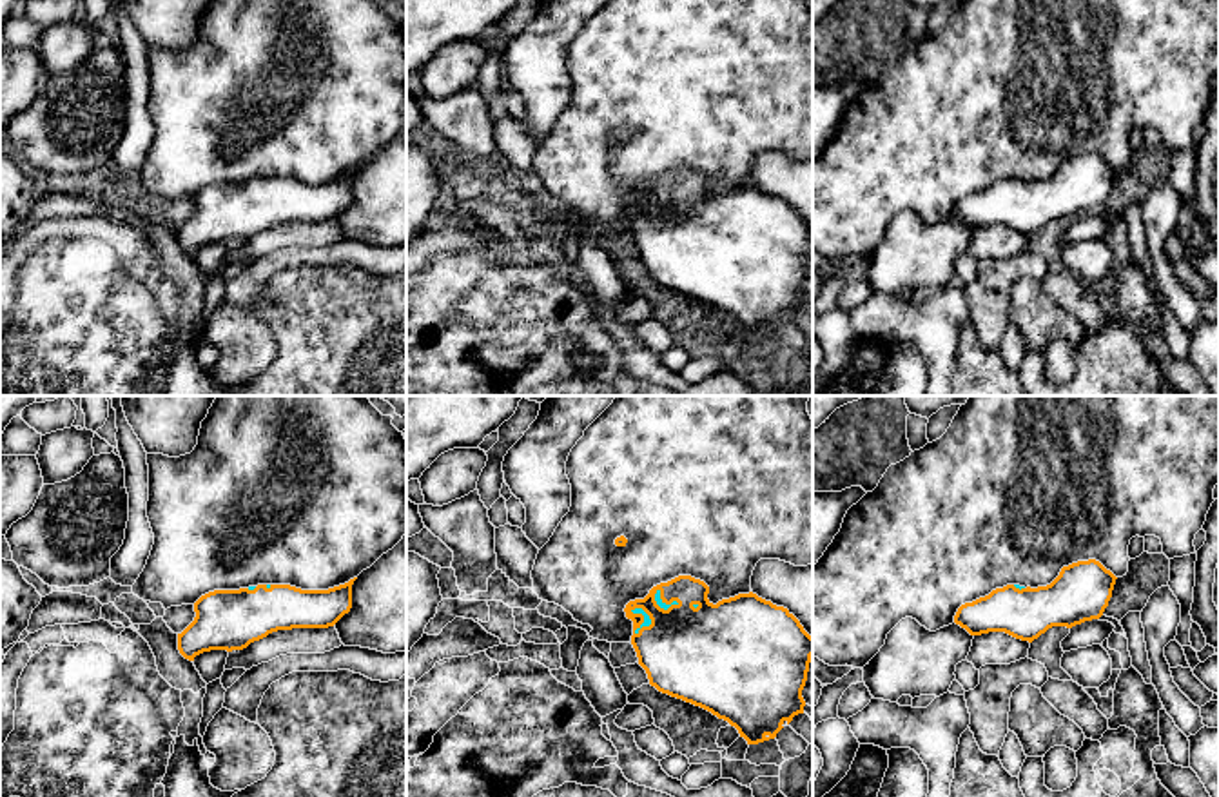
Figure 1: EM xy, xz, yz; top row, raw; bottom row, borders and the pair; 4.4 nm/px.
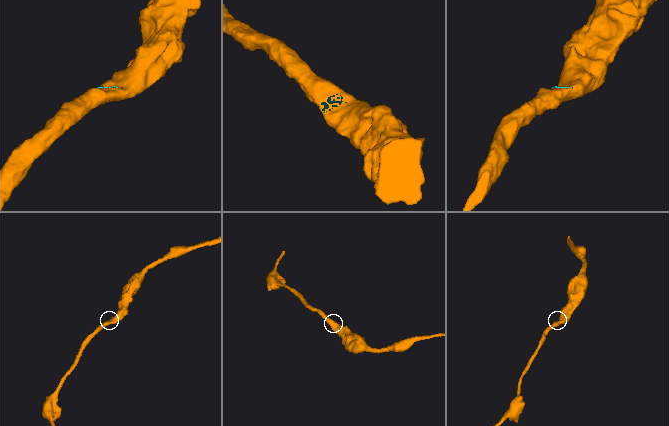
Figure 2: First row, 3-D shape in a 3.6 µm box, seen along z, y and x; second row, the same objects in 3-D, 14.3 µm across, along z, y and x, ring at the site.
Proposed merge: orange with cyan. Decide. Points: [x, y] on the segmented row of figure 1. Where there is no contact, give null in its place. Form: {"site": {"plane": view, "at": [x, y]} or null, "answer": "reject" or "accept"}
{"site": {"plane": "xz", "at": [643, 621]}, "answer": "accept"}

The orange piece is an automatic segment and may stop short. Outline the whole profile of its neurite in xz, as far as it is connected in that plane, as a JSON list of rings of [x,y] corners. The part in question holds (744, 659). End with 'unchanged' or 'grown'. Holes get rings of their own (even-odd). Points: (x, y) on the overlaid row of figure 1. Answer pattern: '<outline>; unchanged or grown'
[[[678,576],[624,608],[649,684],[700,706],[758,744],[804,713],[813,637],[784,606],[738,594],[713,605],[709,586]]]; grown

